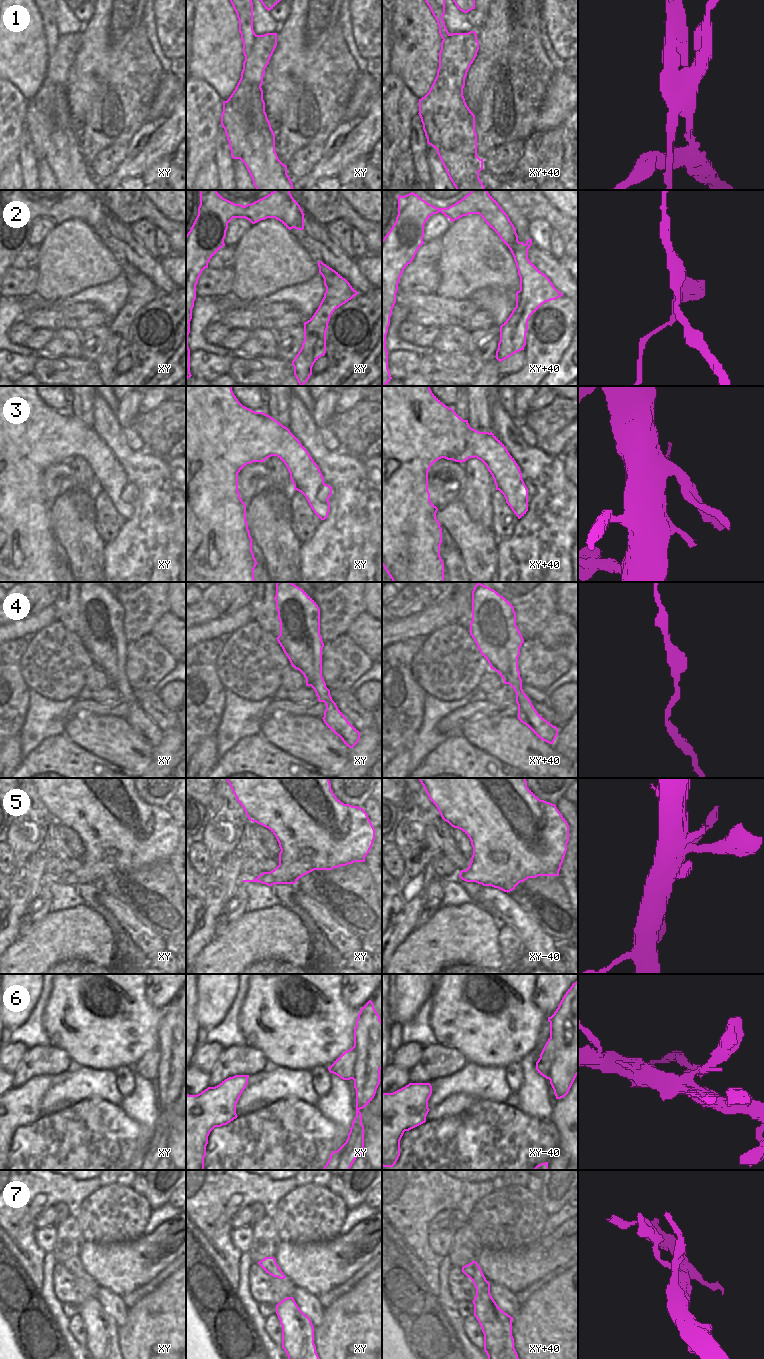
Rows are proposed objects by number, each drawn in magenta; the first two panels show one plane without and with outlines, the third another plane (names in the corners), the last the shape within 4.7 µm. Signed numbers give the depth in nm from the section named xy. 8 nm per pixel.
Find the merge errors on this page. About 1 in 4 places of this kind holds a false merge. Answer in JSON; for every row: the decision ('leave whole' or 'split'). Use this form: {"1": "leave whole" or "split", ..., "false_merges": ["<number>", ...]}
{"1": "split", "2": "split", "3": "split", "4": "leave whole", "5": "leave whole", "6": "split", "7": "split", "false_merges": ["1", "2", "3", "6", "7"]}

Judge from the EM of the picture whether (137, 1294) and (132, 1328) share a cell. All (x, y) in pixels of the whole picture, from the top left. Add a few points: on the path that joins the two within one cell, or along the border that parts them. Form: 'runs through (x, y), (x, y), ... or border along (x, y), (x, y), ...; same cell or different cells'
border along (155, 1288), (142, 1296), (128, 1309); different cells

